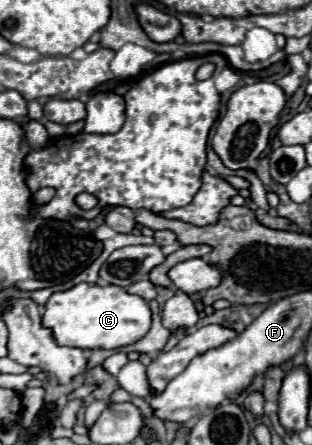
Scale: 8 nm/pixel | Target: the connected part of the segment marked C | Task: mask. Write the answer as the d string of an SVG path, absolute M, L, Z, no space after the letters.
M80 283L48 299L42 323L54 331L58 345L76 349L118 349L140 341L148 333L152 311L142 297L130 295L122 287Z

